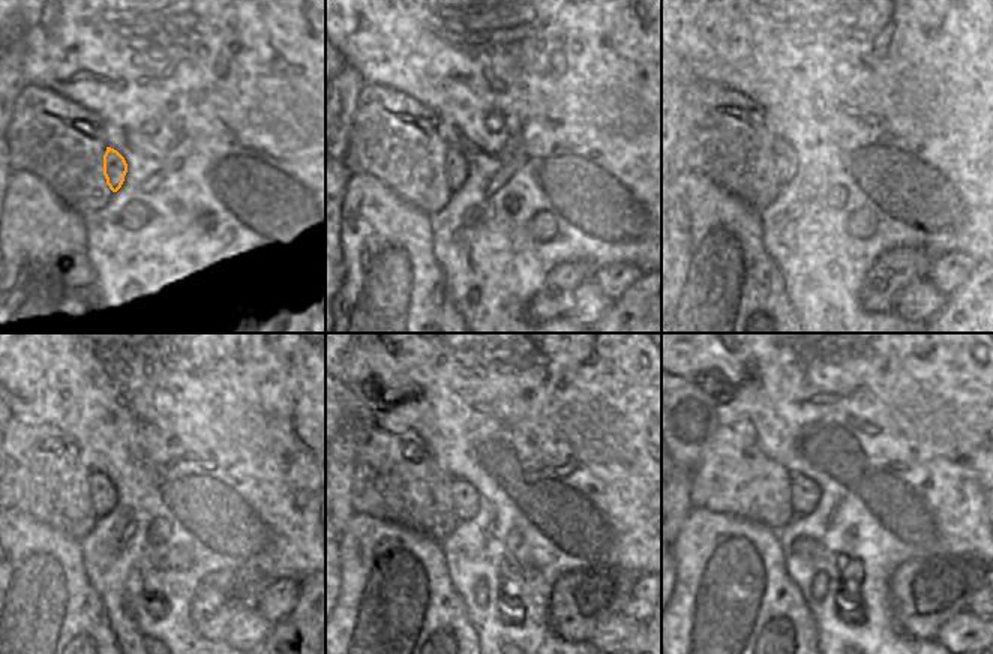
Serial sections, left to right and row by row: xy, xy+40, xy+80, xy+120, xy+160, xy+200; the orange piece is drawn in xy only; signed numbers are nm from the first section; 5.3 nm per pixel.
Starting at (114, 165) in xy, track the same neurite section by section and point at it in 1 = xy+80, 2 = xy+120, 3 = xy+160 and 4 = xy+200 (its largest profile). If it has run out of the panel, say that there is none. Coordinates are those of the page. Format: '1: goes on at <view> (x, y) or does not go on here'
1: goes on at xy+80 (786, 161)
2: goes on at xy+120 (116, 491)
3: goes on at xy+160 (464, 495)
4: goes on at xy+200 (804, 494)

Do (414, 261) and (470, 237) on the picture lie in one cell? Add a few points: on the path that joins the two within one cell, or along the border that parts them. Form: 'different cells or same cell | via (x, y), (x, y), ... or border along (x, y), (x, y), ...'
different cells | border along (426, 218), (431, 252), (446, 285)

